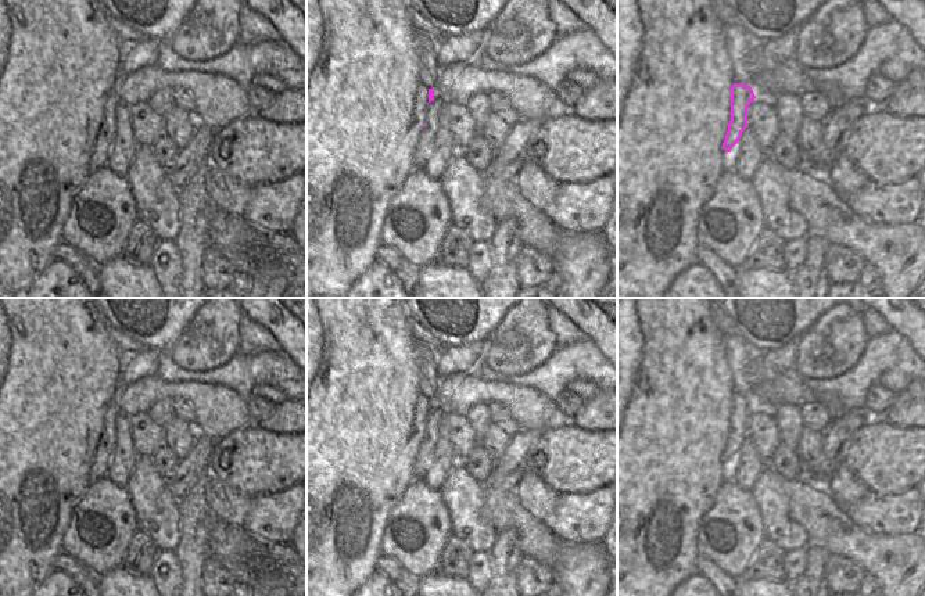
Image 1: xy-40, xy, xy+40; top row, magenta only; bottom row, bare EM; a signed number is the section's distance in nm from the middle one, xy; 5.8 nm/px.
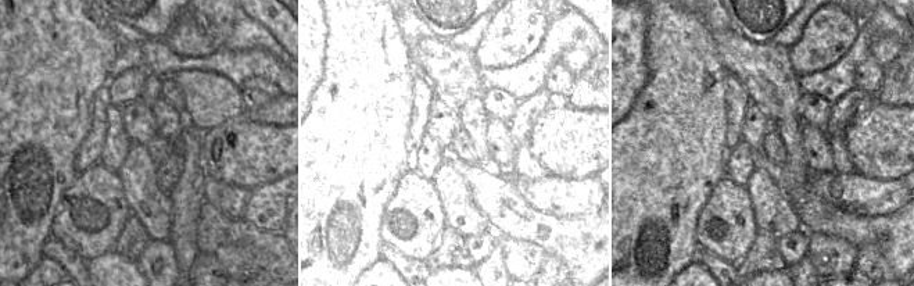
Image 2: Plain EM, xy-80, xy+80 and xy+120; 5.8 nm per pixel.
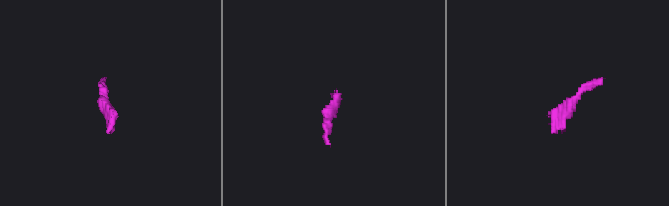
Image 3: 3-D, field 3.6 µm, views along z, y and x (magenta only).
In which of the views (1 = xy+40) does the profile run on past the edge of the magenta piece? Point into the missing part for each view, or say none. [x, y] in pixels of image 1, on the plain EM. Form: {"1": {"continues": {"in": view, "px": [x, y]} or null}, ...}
{"1": {"continues": null}}

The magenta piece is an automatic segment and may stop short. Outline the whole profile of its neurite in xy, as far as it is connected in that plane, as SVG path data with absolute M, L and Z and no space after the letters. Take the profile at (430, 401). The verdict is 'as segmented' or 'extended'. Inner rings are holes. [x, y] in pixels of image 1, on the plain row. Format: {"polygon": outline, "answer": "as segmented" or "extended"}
{"polygon": "M420 394L415 406L415 431L419 432L423 438L426 437L426 419L433 410L434 399L427 399Z", "answer": "extended"}

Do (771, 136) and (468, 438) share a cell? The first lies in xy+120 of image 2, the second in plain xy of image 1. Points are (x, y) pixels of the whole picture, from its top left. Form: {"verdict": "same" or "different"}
{"verdict": "different"}

